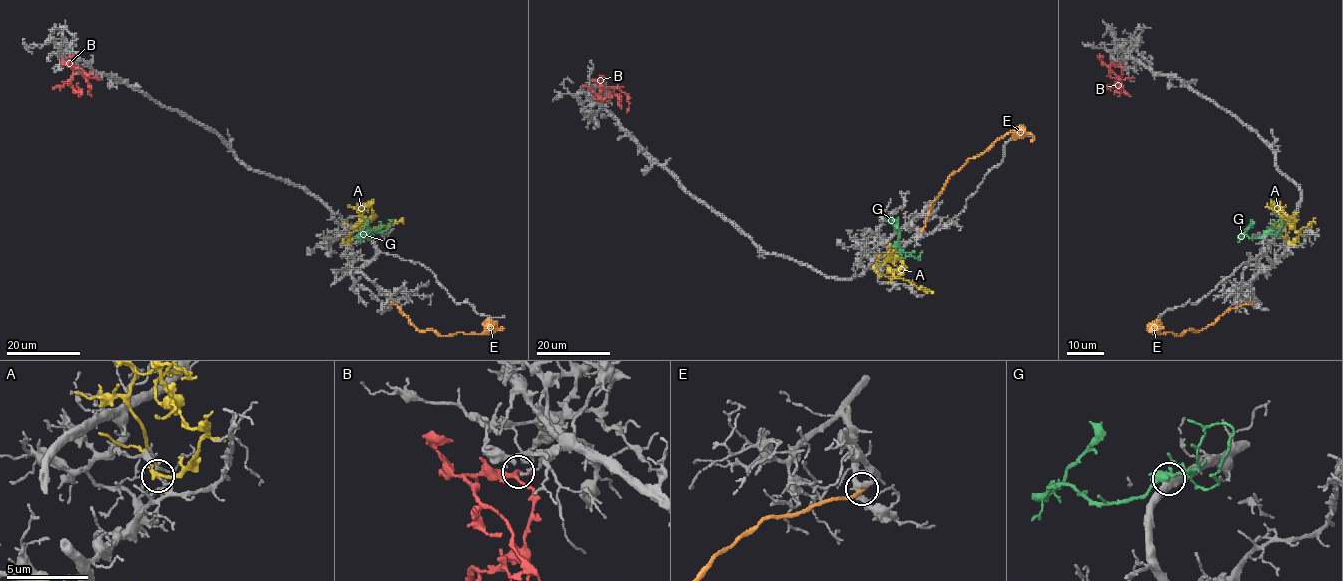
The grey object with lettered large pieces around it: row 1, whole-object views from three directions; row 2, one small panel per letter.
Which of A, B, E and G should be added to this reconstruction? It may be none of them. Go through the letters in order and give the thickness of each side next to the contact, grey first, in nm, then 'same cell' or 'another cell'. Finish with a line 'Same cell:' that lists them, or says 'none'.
A: calibres 140 and 240 nm; another cell
B: calibres 110 and 240 nm; another cell
E: calibres 340 and 240 nm; another cell
G: calibres 460 and 380 nm; another cell
Same cell: none

